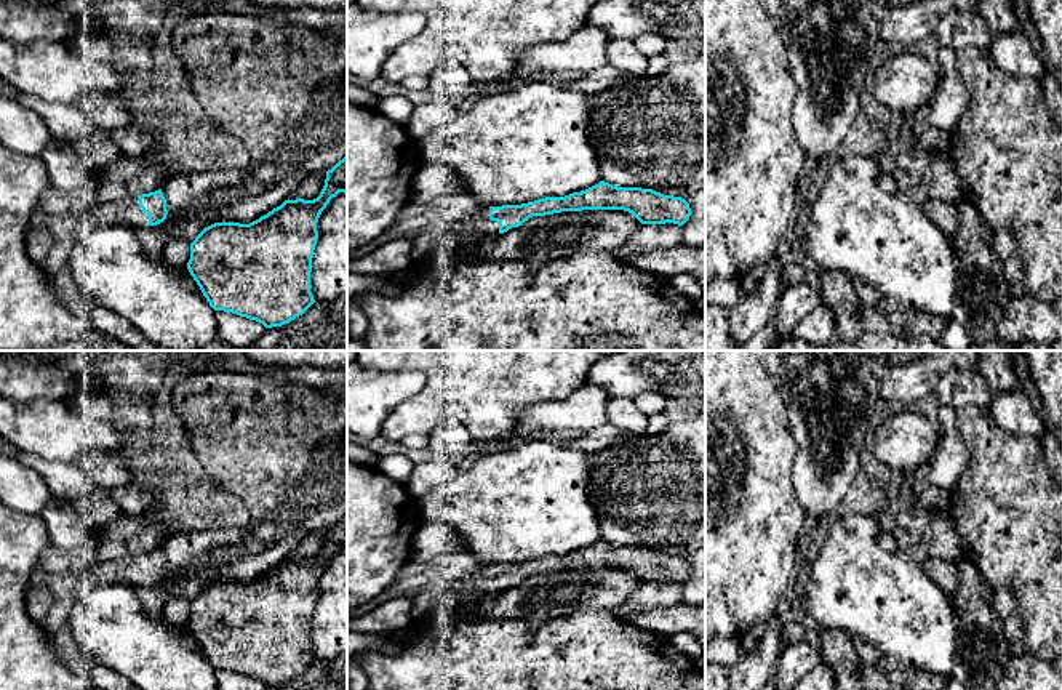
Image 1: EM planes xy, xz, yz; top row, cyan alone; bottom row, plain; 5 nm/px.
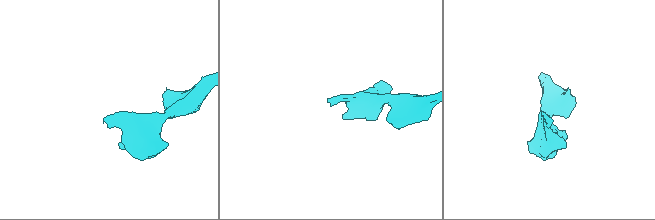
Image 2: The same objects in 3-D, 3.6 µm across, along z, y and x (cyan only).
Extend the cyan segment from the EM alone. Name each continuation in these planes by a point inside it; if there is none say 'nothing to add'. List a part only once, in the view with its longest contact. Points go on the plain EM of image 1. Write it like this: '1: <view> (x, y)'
1: xy (127, 570)

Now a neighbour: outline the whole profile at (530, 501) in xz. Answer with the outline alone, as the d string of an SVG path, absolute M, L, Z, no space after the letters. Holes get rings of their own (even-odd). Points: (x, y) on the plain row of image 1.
M542 439L494 451L446 485L417 498L424 522L445 522L465 541L483 565L521 564L565 556L601 540L597 509L590 501L590 453Z

